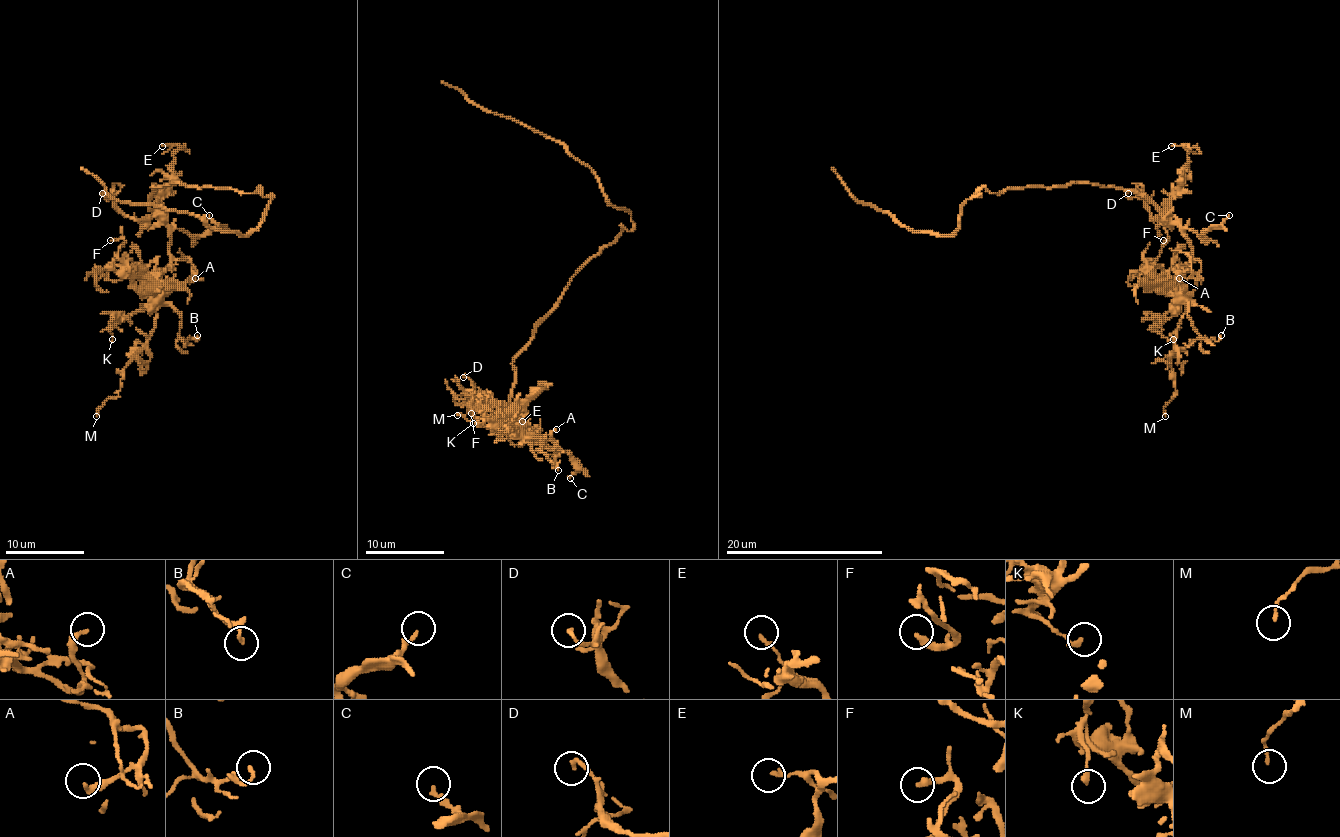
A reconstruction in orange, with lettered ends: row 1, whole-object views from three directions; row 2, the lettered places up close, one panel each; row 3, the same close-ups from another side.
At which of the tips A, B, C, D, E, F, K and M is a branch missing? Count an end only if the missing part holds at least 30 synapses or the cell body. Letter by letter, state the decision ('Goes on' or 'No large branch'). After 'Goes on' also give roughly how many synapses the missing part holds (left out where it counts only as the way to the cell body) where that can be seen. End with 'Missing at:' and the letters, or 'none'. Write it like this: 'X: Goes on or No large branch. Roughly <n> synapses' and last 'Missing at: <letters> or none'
A: No large branch
B: No large branch
C: No large branch
D: No large branch
E: No large branch
F: No large branch
K: No large branch
M: No large branch
Missing at: none

